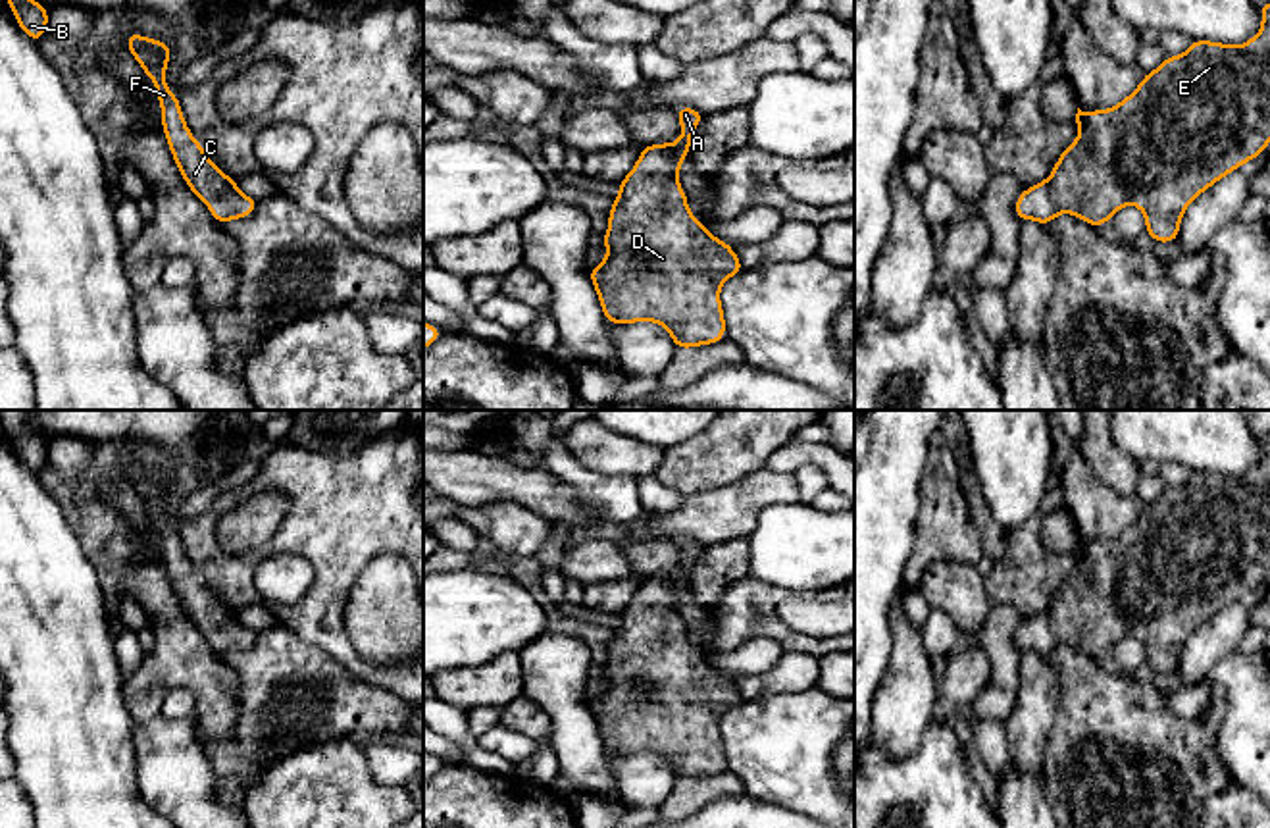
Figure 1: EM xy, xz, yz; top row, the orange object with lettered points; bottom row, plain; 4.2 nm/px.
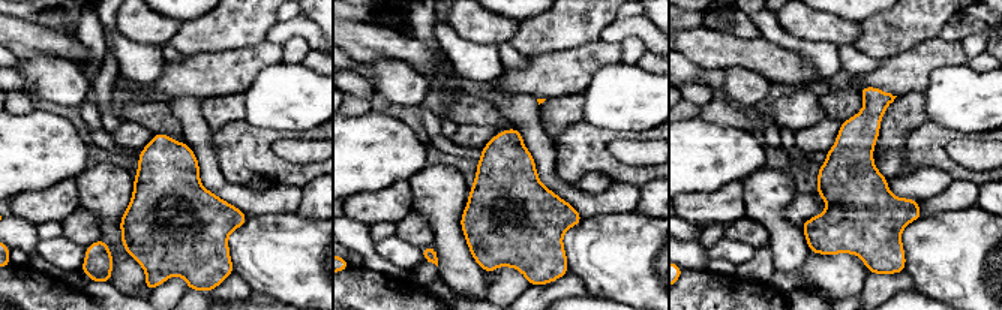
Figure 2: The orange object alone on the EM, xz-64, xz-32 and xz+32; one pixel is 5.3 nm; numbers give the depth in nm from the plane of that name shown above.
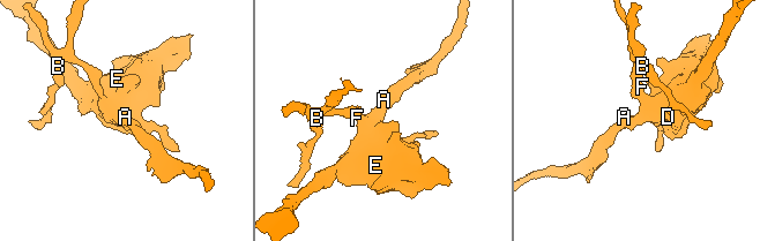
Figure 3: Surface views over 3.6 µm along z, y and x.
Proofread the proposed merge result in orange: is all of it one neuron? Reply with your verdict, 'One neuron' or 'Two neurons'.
One neuron

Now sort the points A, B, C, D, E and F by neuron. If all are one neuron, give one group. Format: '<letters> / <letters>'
A B C D E F

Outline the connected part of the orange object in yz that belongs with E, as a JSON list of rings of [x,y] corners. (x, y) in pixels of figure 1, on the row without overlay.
[[[1270,433],[1258,437],[1258,443],[1262,458],[1245,476],[1191,472],[1183,485],[1166,487],[1156,501],[1145,505],[1135,522],[1114,539],[1078,539],[1078,570],[1062,582],[1045,612],[1029,616],[1014,632],[1018,651],[1049,657],[1058,645],[1072,645],[1097,660],[1112,653],[1120,639],[1133,635],[1145,645],[1145,664],[1155,674],[1176,674],[1187,637],[1270,576]]]

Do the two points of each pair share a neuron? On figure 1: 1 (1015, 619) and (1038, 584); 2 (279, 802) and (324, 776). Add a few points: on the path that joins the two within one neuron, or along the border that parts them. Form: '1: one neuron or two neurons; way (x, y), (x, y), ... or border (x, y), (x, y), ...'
1: two neurons; border (993, 603), (1009, 603), (1028, 617)
2: one neuron; way (291, 802), (299, 802), (312, 788)

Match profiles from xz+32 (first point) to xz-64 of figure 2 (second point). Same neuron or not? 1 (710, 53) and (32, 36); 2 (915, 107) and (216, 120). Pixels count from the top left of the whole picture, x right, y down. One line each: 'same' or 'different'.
1: same
2: same

